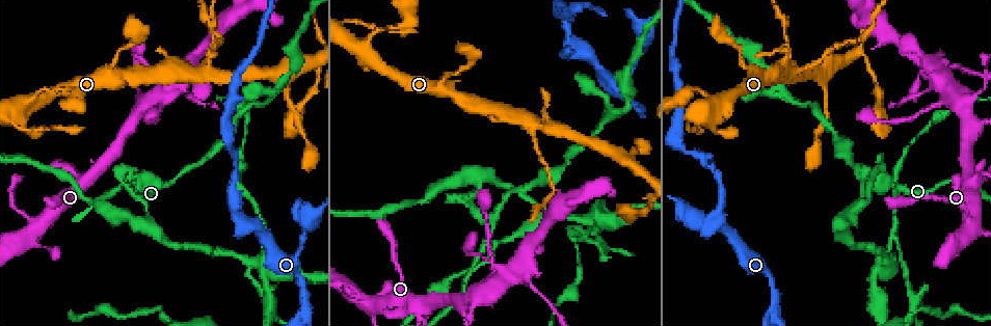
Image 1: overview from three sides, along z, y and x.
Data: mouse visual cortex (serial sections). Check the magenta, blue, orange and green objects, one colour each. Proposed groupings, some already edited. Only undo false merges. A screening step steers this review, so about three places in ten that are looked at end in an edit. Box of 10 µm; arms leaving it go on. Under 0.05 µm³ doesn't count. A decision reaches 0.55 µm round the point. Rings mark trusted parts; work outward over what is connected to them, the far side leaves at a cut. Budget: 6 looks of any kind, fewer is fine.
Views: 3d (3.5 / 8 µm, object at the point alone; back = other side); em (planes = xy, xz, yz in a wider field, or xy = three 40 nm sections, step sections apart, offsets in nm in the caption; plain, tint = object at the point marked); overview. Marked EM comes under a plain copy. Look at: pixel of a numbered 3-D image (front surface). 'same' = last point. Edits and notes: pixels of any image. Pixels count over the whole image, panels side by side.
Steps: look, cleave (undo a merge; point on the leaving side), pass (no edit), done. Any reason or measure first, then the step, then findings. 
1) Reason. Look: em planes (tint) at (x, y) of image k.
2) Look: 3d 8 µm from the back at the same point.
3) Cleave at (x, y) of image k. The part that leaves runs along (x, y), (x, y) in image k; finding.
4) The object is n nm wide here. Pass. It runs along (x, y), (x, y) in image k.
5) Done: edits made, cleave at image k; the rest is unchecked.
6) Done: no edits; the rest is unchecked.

Thick turns thin. Look: 3d 3.5 µm at (875, 186) of image 1.

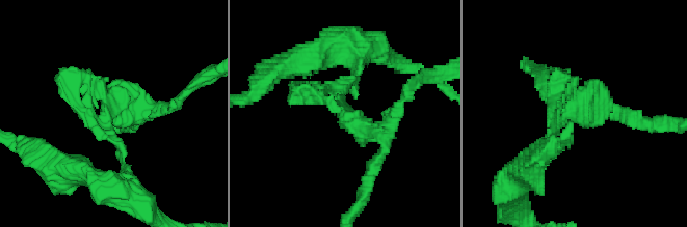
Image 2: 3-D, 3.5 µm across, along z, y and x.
Cleave at (312, 97) of image 2. Two cells meet here.

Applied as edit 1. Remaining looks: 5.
Look: overview.

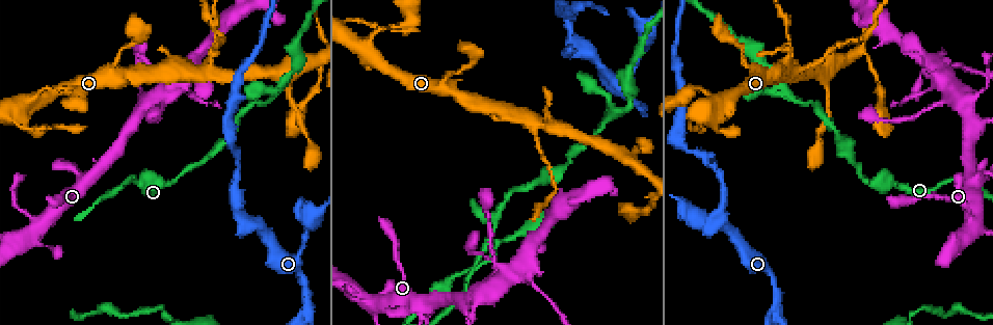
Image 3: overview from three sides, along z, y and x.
Three arms meet. Look: 3d 3.5 µm at (29, 101) of image 3.

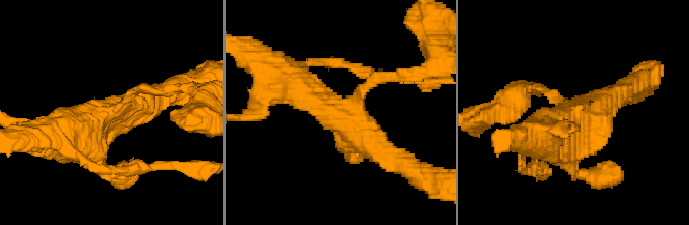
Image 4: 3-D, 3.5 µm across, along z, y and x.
Shape alone is not enough. Look: em xy step 2 (tint) at (345, 123) of image 4.

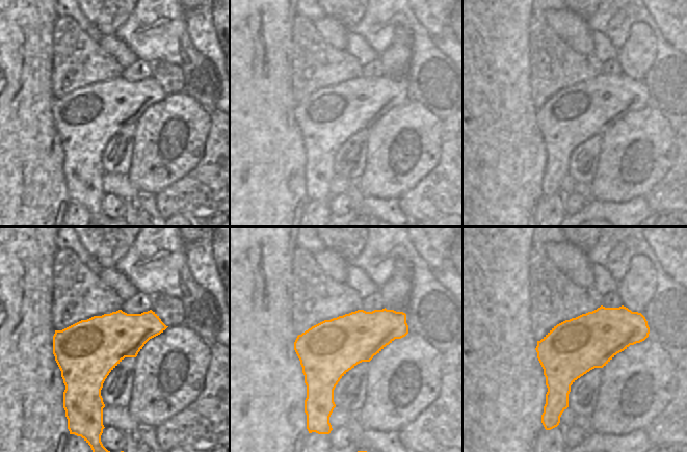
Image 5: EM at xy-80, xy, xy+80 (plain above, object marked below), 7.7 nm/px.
Pass. It runs along (399, 160), (364, 139), (296, 80) in image 4; all the same cell.

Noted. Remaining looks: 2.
Thin neck. Look: 3d 3.5 µm at (787, 35) of image 3.

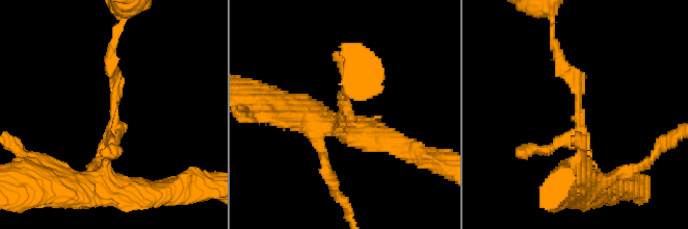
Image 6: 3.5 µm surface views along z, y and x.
Look: em xy step 5 (tint) at (580, 112) of image 6.

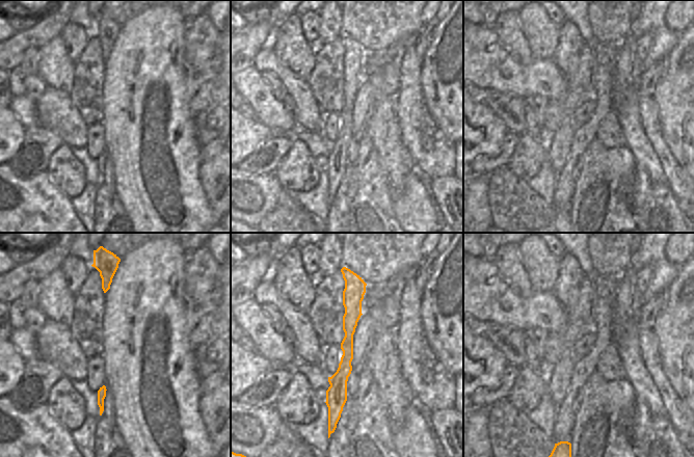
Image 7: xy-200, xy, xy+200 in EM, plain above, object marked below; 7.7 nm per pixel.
Pass. It runs along (355, 280), (334, 417) in image 7; continuous, no second cell.

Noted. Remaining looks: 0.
Done: edits made, cleave at image 2; the rest is unchecked.

